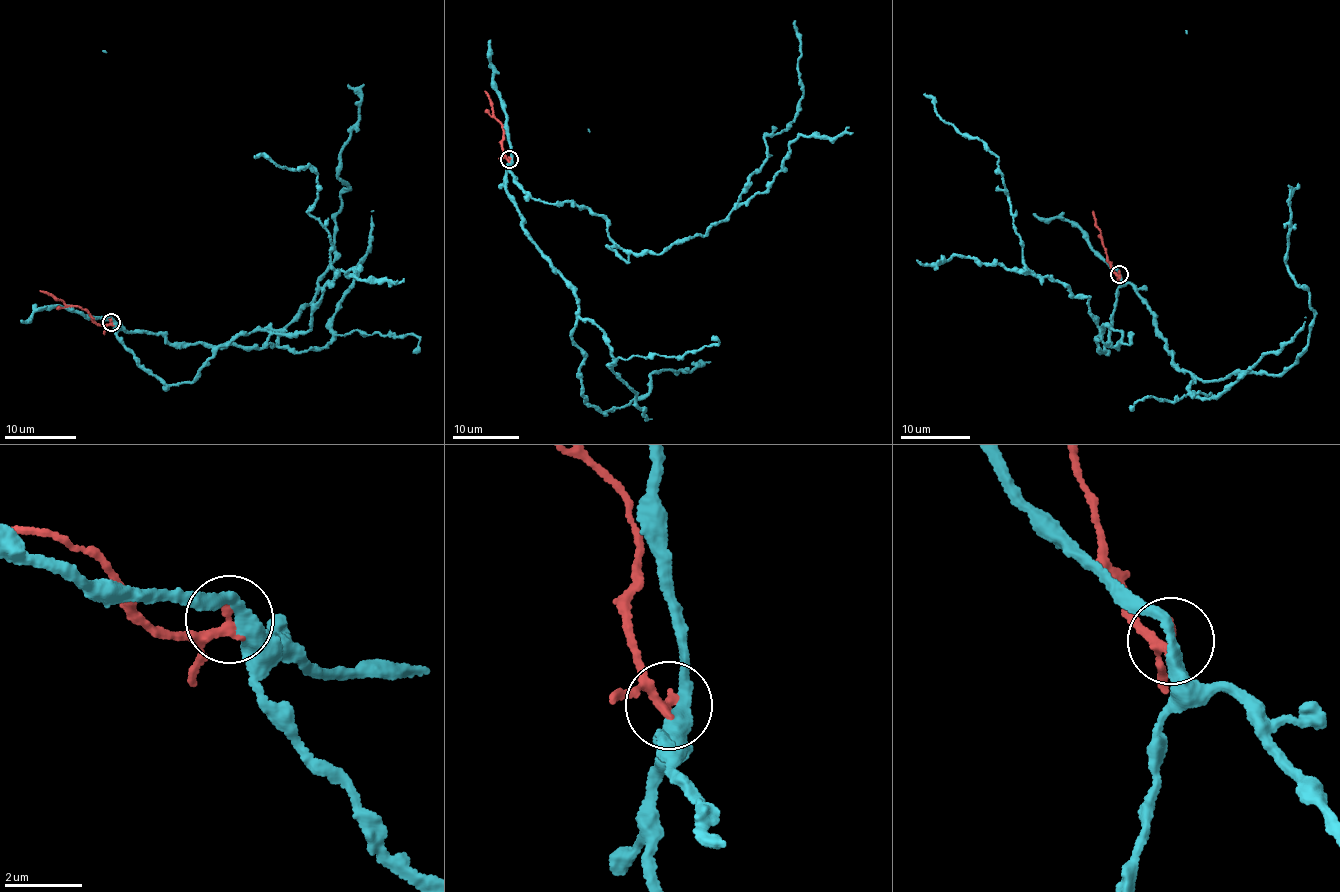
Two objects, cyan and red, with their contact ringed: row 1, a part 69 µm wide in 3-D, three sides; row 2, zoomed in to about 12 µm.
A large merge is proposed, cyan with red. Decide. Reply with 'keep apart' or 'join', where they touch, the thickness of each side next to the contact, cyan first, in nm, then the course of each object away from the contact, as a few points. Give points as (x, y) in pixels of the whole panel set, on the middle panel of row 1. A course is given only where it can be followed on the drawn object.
keep apart; place (509, 159); calibres 360 and 220 nm; course cyan (509, 160), (530, 196), (603, 218), (623, 250), (702, 235), (763, 162), (764, 137), (793, 121), (795, 20); course red (509, 160), (501, 145), (504, 135), (485, 90)

